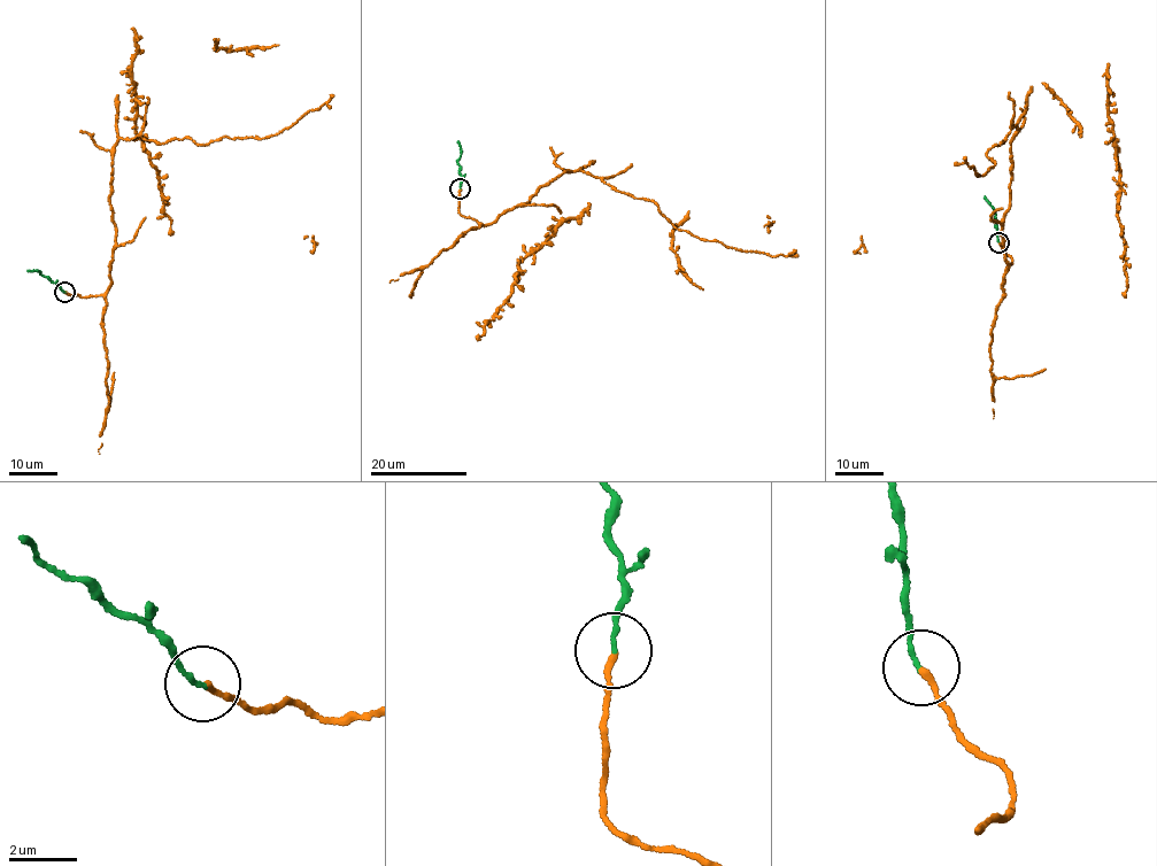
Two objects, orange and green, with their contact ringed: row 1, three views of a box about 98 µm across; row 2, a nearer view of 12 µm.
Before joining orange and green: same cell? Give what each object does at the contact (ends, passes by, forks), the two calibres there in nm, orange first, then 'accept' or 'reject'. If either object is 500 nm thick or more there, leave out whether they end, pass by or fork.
orange ends; green ends; calibres 180 and 130 nm; accept

